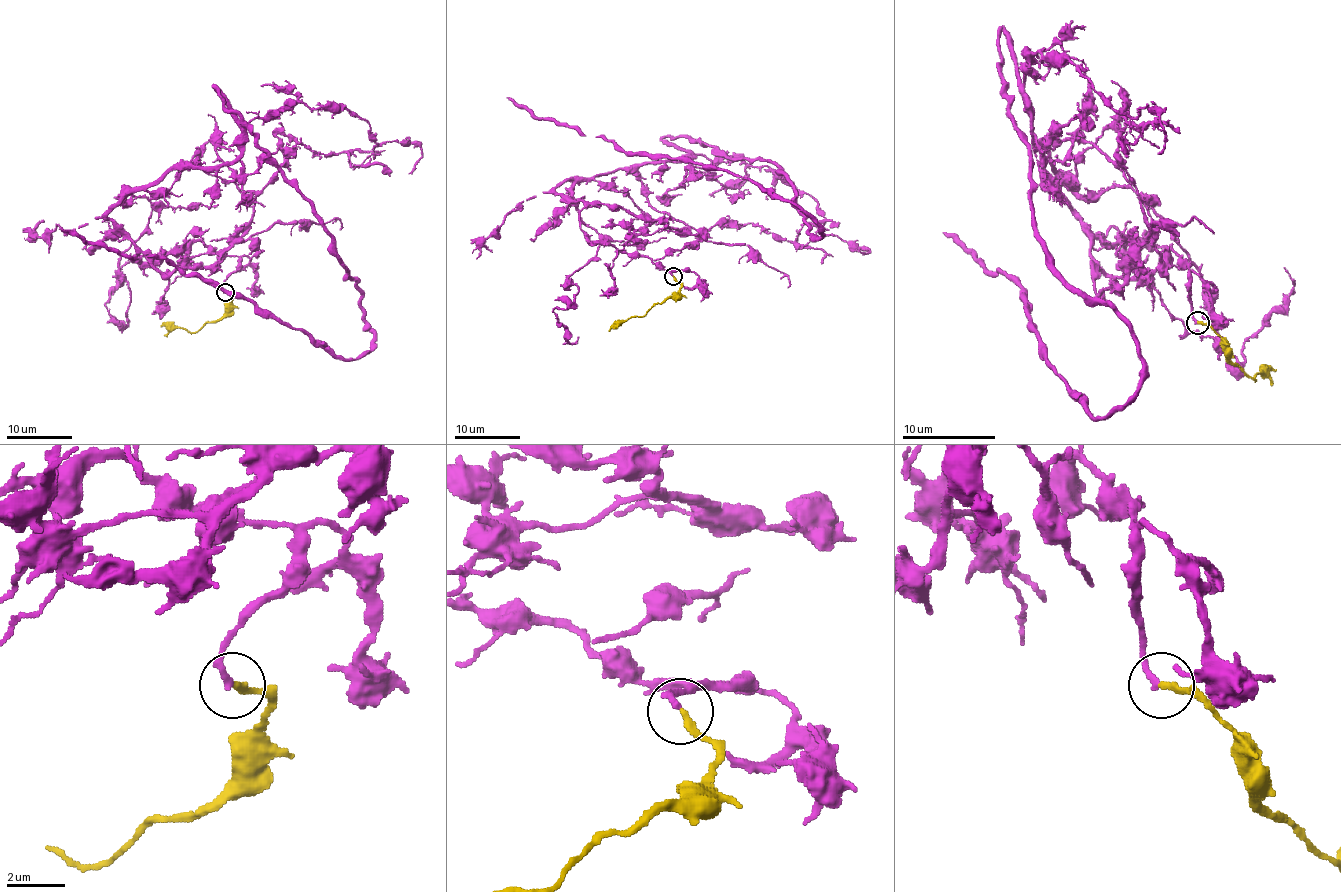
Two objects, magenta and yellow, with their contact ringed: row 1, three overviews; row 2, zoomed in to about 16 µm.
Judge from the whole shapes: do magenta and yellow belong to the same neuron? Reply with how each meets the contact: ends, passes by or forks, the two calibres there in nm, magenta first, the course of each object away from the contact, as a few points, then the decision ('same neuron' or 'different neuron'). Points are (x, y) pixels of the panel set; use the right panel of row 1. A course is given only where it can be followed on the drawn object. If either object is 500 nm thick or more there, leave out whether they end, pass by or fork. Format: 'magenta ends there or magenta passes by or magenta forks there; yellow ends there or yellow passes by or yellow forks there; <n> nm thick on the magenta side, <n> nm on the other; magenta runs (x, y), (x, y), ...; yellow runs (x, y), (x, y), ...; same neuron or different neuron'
magenta ends there; yellow ends there; 220 nm thick on the magenta side, 240 nm on the other; magenta runs (1197, 322), (1171, 249), (1096, 263), (1003, 34), (1033, 230), (1129, 329), (1138, 392), (1094, 418), (942, 233); yellow runs (1197, 322), (1209, 326), (1220, 338), (1220, 347), (1253, 380), (1260, 373), (1276, 368); same neuron

